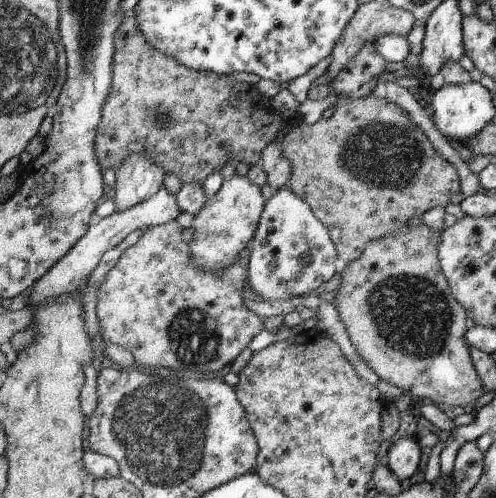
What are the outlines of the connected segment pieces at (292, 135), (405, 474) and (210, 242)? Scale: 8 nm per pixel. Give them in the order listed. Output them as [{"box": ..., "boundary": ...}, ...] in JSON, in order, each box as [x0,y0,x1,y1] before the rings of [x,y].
[{"box":[280,95,460,263],"boundary":[[[374,95],[360,97],[359,99],[349,99],[348,97],[338,96],[335,102],[335,109],[327,119],[320,119],[311,125],[302,123],[301,125],[289,130],[287,133],[281,134],[280,144],[283,149],[283,155],[290,161],[291,177],[288,188],[304,199],[313,209],[313,213],[321,219],[325,226],[329,229],[329,234],[332,236],[333,242],[337,247],[337,256],[340,263],[349,263],[355,258],[360,258],[361,254],[366,250],[368,244],[372,241],[377,241],[379,238],[384,238],[386,235],[396,233],[398,229],[411,224],[413,217],[419,218],[431,208],[446,207],[450,203],[451,196],[460,193],[460,177],[456,173],[454,166],[440,155],[434,146],[428,141],[426,135],[420,127],[410,120],[408,112],[397,104],[385,101],[381,98],[376,98]]]},{"box":[388,435,422,482],"boundary":[[[417,435],[401,437],[396,440],[388,453],[388,468],[400,479],[405,482],[405,478],[411,478],[411,476],[418,470],[420,466],[420,456],[422,456],[420,444],[418,444]]]},{"box":[188,174,264,271],"boundary":[[[234,174],[230,180],[224,181],[218,192],[208,198],[194,215],[193,238],[188,243],[193,265],[203,271],[220,271],[236,263],[241,252],[250,247],[251,240],[256,236],[264,208],[261,188],[247,177]]]}]

